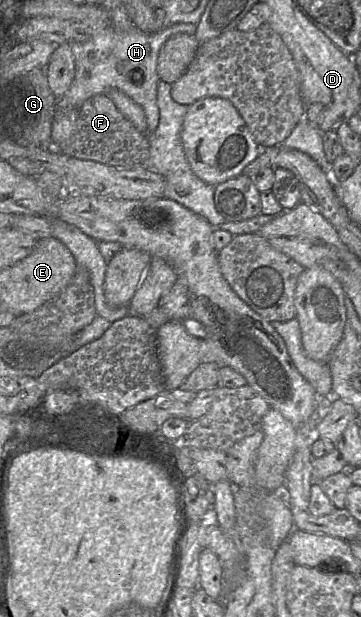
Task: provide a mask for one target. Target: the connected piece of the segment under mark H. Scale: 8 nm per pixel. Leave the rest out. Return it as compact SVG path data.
M180 23L166 26L155 33L141 31L136 26L122 32L110 24L99 33L93 34L86 42L70 44L75 60L75 76L68 91L60 98L61 104L78 108L86 100L117 88L142 107L147 121L147 135L150 135L159 123L157 89L160 78L157 61L160 49L177 34L195 36L196 29L197 25Z

